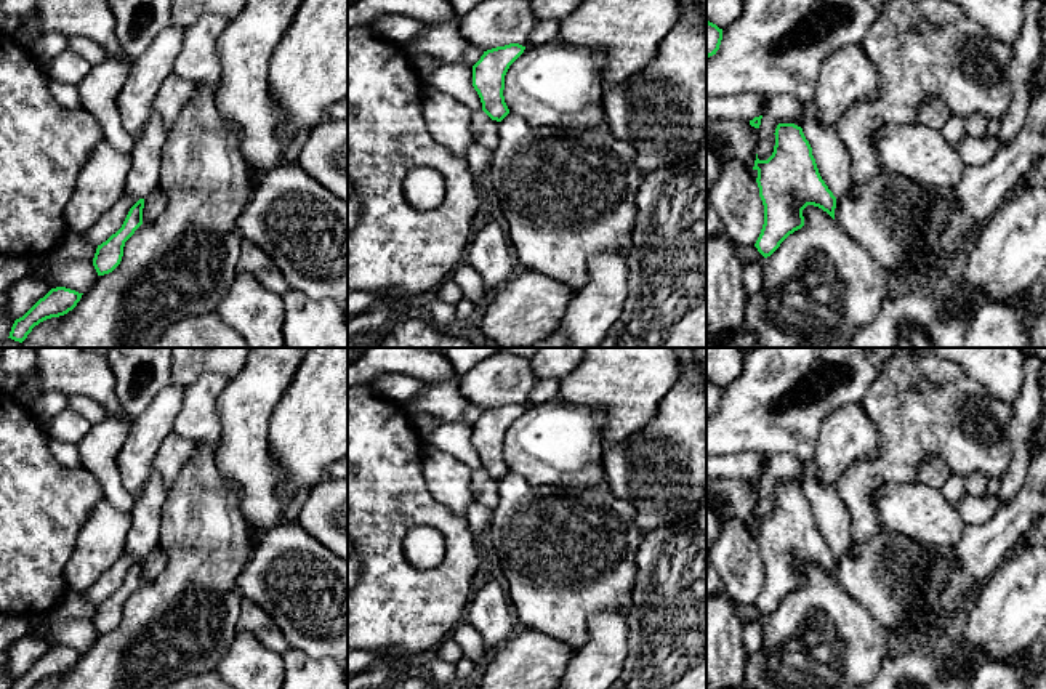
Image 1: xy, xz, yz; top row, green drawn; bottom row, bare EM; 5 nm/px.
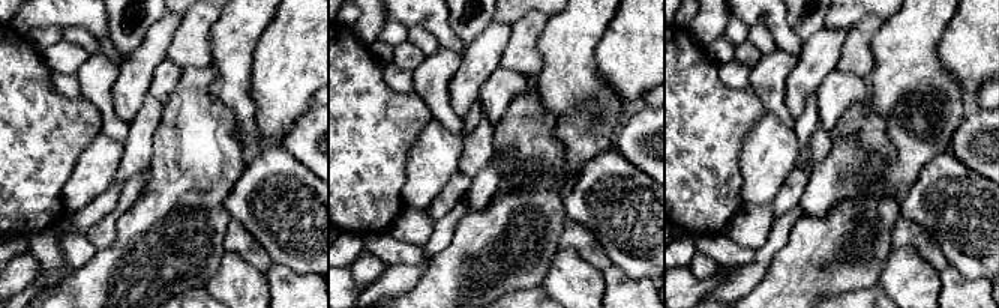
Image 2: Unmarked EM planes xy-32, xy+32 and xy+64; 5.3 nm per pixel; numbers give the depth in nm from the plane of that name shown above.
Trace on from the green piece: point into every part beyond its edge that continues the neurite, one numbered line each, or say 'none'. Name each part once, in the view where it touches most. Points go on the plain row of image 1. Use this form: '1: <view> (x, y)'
none

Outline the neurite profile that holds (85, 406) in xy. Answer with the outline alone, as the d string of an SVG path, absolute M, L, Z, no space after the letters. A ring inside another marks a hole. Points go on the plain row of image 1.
M70 394L69 409L85 417L91 425L96 425L107 417L106 409L98 401L85 394Z

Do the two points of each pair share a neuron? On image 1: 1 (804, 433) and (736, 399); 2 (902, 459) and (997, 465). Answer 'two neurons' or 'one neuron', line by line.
1: one neuron
2: one neuron

